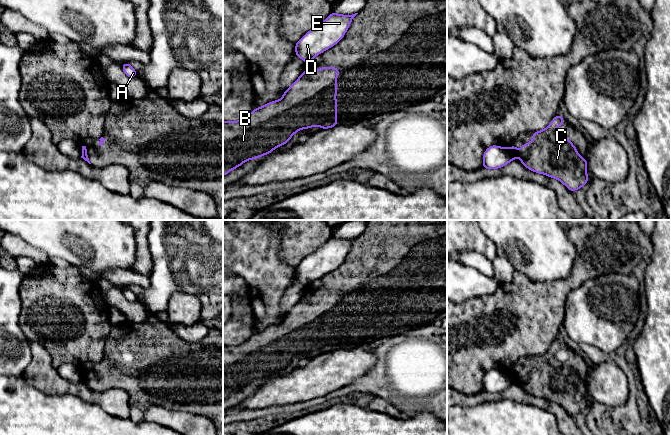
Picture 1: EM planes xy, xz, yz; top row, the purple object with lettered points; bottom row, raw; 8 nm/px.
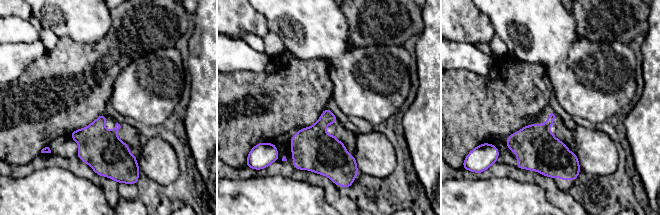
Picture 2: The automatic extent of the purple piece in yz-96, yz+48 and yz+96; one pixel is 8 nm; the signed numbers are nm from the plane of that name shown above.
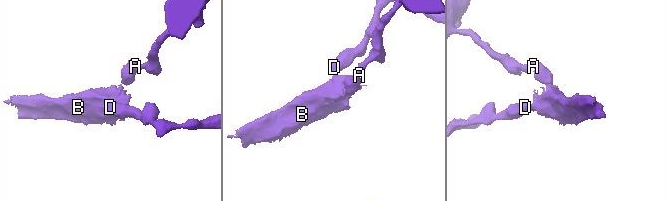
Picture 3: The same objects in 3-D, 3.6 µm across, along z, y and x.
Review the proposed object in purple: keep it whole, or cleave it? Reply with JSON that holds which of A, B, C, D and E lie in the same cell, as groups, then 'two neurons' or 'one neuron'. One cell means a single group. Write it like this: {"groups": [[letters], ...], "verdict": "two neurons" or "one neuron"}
{"groups": [["A", "D", "E"], ["B", "C"]], "verdict": "two neurons"}

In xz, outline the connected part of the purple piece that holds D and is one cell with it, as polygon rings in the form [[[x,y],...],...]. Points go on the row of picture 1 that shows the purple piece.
[[[332,12],[321,24],[307,32],[296,44],[295,54],[302,60],[308,61],[321,54],[325,50],[333,47],[345,35],[352,19],[358,13],[352,15],[340,15]]]

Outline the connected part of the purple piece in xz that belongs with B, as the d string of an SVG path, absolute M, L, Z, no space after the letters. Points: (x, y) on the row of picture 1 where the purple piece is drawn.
M321 67L318 71L304 70L301 76L285 91L282 98L266 103L254 110L243 119L232 122L223 121L223 176L239 167L245 161L257 159L270 154L275 148L285 145L299 130L320 126L321 130L337 126L337 98L338 85L335 81L339 76L338 67Z

